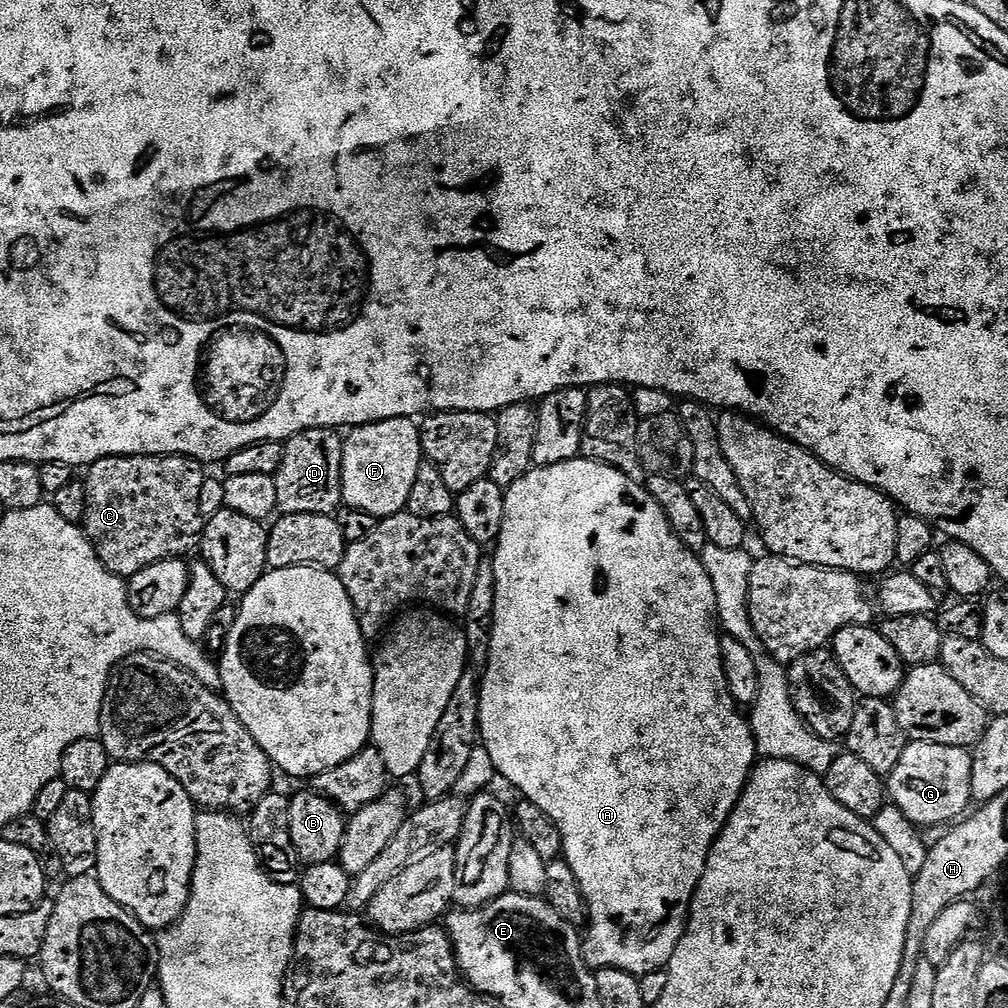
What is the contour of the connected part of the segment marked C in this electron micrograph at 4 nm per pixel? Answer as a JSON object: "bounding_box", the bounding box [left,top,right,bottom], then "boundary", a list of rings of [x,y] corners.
{"bounding_box":[83,456,206,578],"boundary":[[[107,456],[94,462],[83,477],[85,488],[84,535],[94,546],[102,566],[115,576],[130,578],[154,562],[187,557],[204,535],[206,517],[200,513],[198,497],[206,478],[201,461],[188,456]]]}

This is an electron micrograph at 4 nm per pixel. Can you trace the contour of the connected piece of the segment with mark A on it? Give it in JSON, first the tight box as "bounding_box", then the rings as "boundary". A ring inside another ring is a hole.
{"bounding_box":[479,458,758,977],"boundary":[[[577,458],[577,459],[575,459],[575,460],[567,460],[567,461],[566,461],[566,462],[558,462],[558,463],[557,463],[557,464],[555,464],[555,465],[554,465],[554,466],[534,466],[534,467],[532,467],[532,468],[531,468],[531,469],[530,469],[530,471],[528,471],[528,472],[527,472],[527,474],[525,474],[525,475],[524,475],[524,476],[523,476],[523,477],[522,477],[522,478],[518,478],[518,482],[514,482],[514,483],[513,483],[513,484],[512,484],[512,485],[510,485],[510,487],[509,487],[509,488],[507,488],[507,490],[506,490],[506,491],[505,491],[505,494],[504,494],[504,496],[505,496],[505,514],[504,514],[504,521],[503,521],[503,522],[502,522],[502,526],[501,526],[501,532],[500,532],[500,536],[499,536],[499,539],[498,539],[498,540],[496,540],[496,542],[495,542],[495,544],[494,544],[494,549],[496,549],[496,557],[494,557],[494,558],[492,558],[492,557],[491,557],[491,560],[490,560],[490,563],[491,563],[491,565],[492,565],[492,569],[493,569],[493,570],[494,570],[494,574],[495,574],[495,575],[496,575],[496,601],[495,601],[495,602],[494,602],[494,630],[493,630],[493,631],[492,631],[492,648],[491,648],[491,650],[490,650],[490,651],[489,651],[489,652],[488,652],[488,663],[487,663],[487,665],[486,665],[486,667],[485,667],[485,668],[484,668],[484,669],[483,669],[483,672],[484,672],[484,671],[485,671],[485,672],[484,672],[484,676],[483,676],[483,675],[482,675],[482,691],[481,691],[481,694],[480,694],[480,730],[479,730],[479,735],[480,735],[480,736],[481,736],[481,737],[482,737],[482,746],[483,746],[483,747],[484,747],[484,748],[485,748],[485,749],[486,749],[486,750],[490,750],[490,758],[491,758],[491,759],[492,759],[492,761],[493,761],[493,762],[494,762],[494,766],[495,766],[495,767],[496,767],[496,770],[497,770],[497,773],[499,773],[499,775],[500,775],[500,776],[501,776],[501,777],[503,777],[503,776],[505,776],[505,778],[506,778],[506,779],[508,779],[508,780],[509,780],[509,782],[510,782],[510,783],[512,783],[512,784],[513,784],[513,786],[514,786],[514,787],[516,787],[516,788],[517,788],[517,790],[518,790],[518,791],[520,791],[520,792],[521,792],[521,793],[520,793],[520,794],[519,794],[519,795],[520,795],[520,796],[521,796],[521,797],[523,797],[523,799],[526,799],[526,800],[529,800],[529,801],[530,801],[530,802],[534,802],[534,806],[539,806],[539,807],[540,807],[540,808],[541,808],[541,809],[542,809],[542,811],[544,811],[544,812],[545,812],[545,813],[546,813],[546,814],[547,814],[547,815],[548,815],[548,817],[550,817],[550,819],[551,819],[551,820],[552,820],[552,821],[553,821],[553,822],[554,822],[554,826],[558,826],[558,834],[559,834],[559,835],[560,835],[560,837],[561,837],[561,838],[562,838],[562,842],[563,842],[563,843],[564,843],[564,850],[563,850],[563,853],[562,853],[562,856],[563,856],[563,859],[565,859],[565,860],[567,860],[567,861],[568,861],[568,865],[569,865],[569,866],[570,866],[570,870],[574,870],[574,874],[575,874],[575,875],[576,875],[576,877],[577,877],[577,878],[578,878],[578,882],[579,882],[579,883],[580,883],[580,885],[581,885],[581,886],[582,886],[582,894],[583,894],[583,895],[584,895],[584,903],[585,903],[585,904],[587,904],[587,906],[588,906],[588,920],[589,920],[589,921],[590,921],[590,923],[589,923],[589,924],[588,924],[588,925],[587,925],[587,928],[588,928],[588,927],[589,927],[589,928],[588,928],[588,936],[587,936],[587,932],[586,932],[586,935],[585,935],[585,936],[584,936],[584,937],[583,937],[583,941],[584,941],[584,959],[585,959],[585,960],[587,960],[587,961],[588,961],[588,963],[589,963],[589,965],[591,965],[591,967],[592,967],[592,968],[593,968],[593,969],[596,969],[596,970],[599,970],[599,969],[602,969],[602,968],[617,968],[617,969],[618,969],[618,970],[626,970],[626,971],[627,971],[627,972],[632,972],[632,973],[633,973],[633,974],[634,974],[634,975],[635,975],[635,976],[639,976],[639,977],[642,977],[642,976],[645,976],[645,974],[647,974],[647,973],[648,973],[648,972],[659,972],[659,971],[661,971],[661,969],[663,969],[663,968],[664,968],[664,967],[665,967],[665,965],[667,965],[667,962],[668,962],[668,960],[669,960],[669,958],[670,958],[670,957],[671,957],[671,956],[672,956],[672,955],[673,955],[673,954],[674,954],[674,950],[675,950],[675,949],[676,949],[676,947],[677,947],[677,946],[679,946],[679,945],[680,945],[680,939],[682,939],[682,937],[683,937],[683,936],[684,936],[684,928],[685,928],[685,927],[686,927],[686,926],[687,926],[687,925],[688,925],[688,911],[689,911],[689,910],[690,910],[690,909],[692,909],[692,899],[693,899],[693,898],[694,898],[694,894],[695,894],[695,893],[696,893],[696,888],[697,888],[697,887],[698,887],[698,886],[699,886],[699,885],[700,885],[700,879],[701,879],[701,878],[702,878],[702,874],[703,874],[703,873],[704,873],[704,871],[705,871],[705,870],[706,870],[706,862],[707,862],[707,861],[708,861],[708,855],[709,855],[709,854],[710,854],[710,850],[711,850],[711,849],[712,849],[712,843],[714,843],[714,841],[715,841],[715,840],[716,840],[716,839],[718,839],[718,838],[719,838],[719,837],[720,837],[720,832],[721,832],[721,831],[722,831],[722,830],[723,830],[723,829],[724,829],[724,827],[725,827],[725,826],[726,826],[726,822],[727,822],[727,821],[728,821],[728,819],[729,819],[729,818],[730,818],[730,814],[731,814],[731,813],[732,813],[732,811],[734,811],[734,810],[735,810],[735,809],[736,809],[736,804],[737,804],[737,803],[738,803],[738,801],[740,801],[740,796],[741,796],[741,795],[742,795],[742,793],[744,793],[744,788],[745,788],[745,787],[746,787],[746,785],[748,785],[748,778],[749,778],[749,776],[751,776],[751,775],[752,775],[752,769],[753,769],[753,768],[755,768],[755,767],[756,767],[756,765],[757,765],[757,763],[758,763],[758,753],[757,753],[757,751],[756,751],[756,743],[755,743],[755,742],[754,742],[754,738],[753,738],[753,737],[752,737],[752,725],[751,725],[751,723],[749,723],[749,721],[748,721],[748,720],[747,720],[747,719],[745,719],[745,717],[744,717],[744,720],[743,720],[743,718],[742,718],[742,717],[740,717],[740,716],[739,716],[739,714],[738,714],[738,713],[736,713],[736,711],[738,711],[738,705],[737,705],[737,703],[736,703],[736,700],[735,700],[735,698],[734,698],[734,697],[733,697],[733,696],[732,696],[732,695],[731,695],[731,694],[730,694],[730,690],[729,690],[729,689],[728,689],[728,687],[727,687],[727,686],[726,686],[726,674],[725,674],[725,673],[724,673],[724,671],[723,671],[723,670],[722,670],[722,654],[721,654],[721,653],[720,653],[720,636],[719,636],[719,635],[718,635],[718,621],[717,621],[717,619],[716,619],[716,599],[715,599],[715,598],[714,598],[714,586],[710,586],[710,574],[706,574],[706,570],[705,570],[705,569],[704,569],[704,563],[703,563],[703,562],[701,562],[701,561],[700,561],[700,557],[699,557],[699,555],[697,555],[697,553],[695,553],[695,552],[692,552],[692,551],[691,551],[691,550],[689,550],[689,548],[688,548],[688,547],[687,547],[687,546],[686,546],[686,545],[684,545],[684,544],[683,544],[683,543],[682,543],[682,541],[680,541],[680,539],[679,539],[679,538],[678,538],[678,534],[674,534],[674,530],[673,530],[673,529],[672,529],[672,527],[671,527],[671,526],[670,526],[670,522],[669,522],[669,521],[668,521],[668,519],[667,519],[667,518],[666,518],[666,514],[665,514],[665,513],[664,513],[664,511],[663,511],[663,510],[662,510],[662,506],[658,506],[658,502],[654,502],[654,498],[653,498],[653,497],[652,497],[652,496],[651,496],[651,494],[649,494],[649,493],[648,493],[648,490],[647,490],[647,487],[645,487],[645,485],[644,485],[644,484],[643,484],[643,483],[641,483],[641,481],[640,481],[640,484],[639,484],[639,482],[638,482],[638,481],[636,481],[636,480],[632,480],[632,479],[636,479],[636,478],[633,478],[633,477],[632,477],[632,476],[631,476],[631,475],[629,475],[629,473],[627,473],[627,472],[623,472],[623,471],[622,471],[622,470],[618,470],[618,469],[617,469],[617,468],[611,468],[611,466],[610,466],[610,465],[608,465],[608,464],[601,464],[601,463],[600,463],[600,461],[599,461],[599,460],[589,460],[589,459],[587,459],[587,458]]]}

